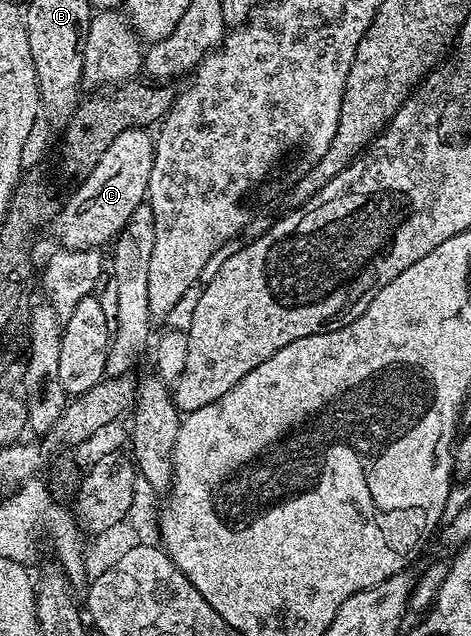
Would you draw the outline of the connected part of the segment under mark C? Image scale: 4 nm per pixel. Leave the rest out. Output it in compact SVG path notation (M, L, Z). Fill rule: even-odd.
M130 128L115 137L109 148L102 153L92 172L79 180L78 188L64 203L64 208L54 215L50 230L60 238L59 246L65 251L90 251L103 248L103 243L111 244L120 231L130 221L134 209L145 202L150 179L150 165L154 161L154 139L145 128Z

